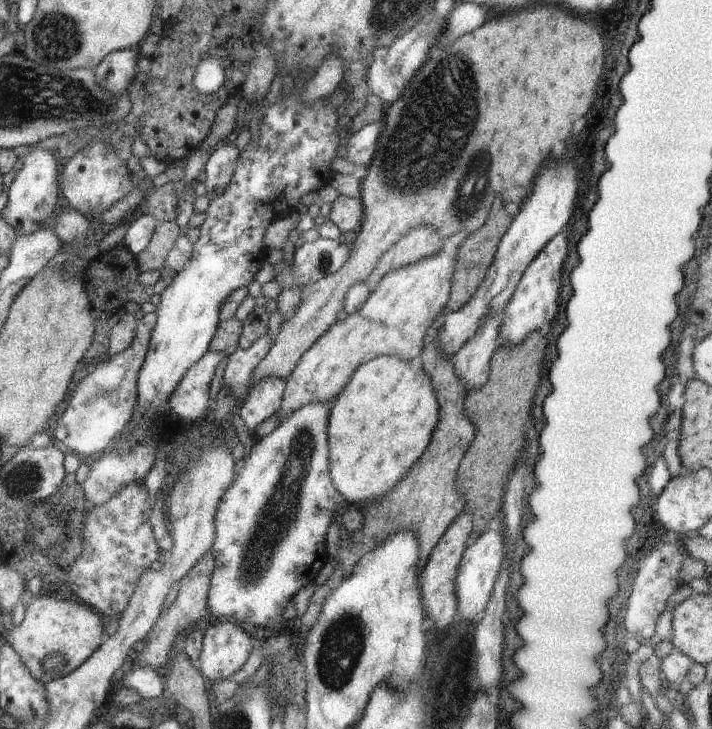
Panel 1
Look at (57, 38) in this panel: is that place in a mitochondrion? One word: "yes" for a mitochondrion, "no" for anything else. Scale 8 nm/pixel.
yes

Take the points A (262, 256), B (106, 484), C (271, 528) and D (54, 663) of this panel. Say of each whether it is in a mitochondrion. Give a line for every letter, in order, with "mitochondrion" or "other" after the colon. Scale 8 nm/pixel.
A: other
B: mitochondrion
C: mitochondrion
D: mitochondrion

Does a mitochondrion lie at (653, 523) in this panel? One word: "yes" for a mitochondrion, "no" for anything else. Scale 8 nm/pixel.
no

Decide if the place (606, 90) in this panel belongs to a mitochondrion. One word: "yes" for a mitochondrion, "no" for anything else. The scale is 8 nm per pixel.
no

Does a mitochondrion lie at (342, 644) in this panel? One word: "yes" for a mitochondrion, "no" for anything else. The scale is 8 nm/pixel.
yes

